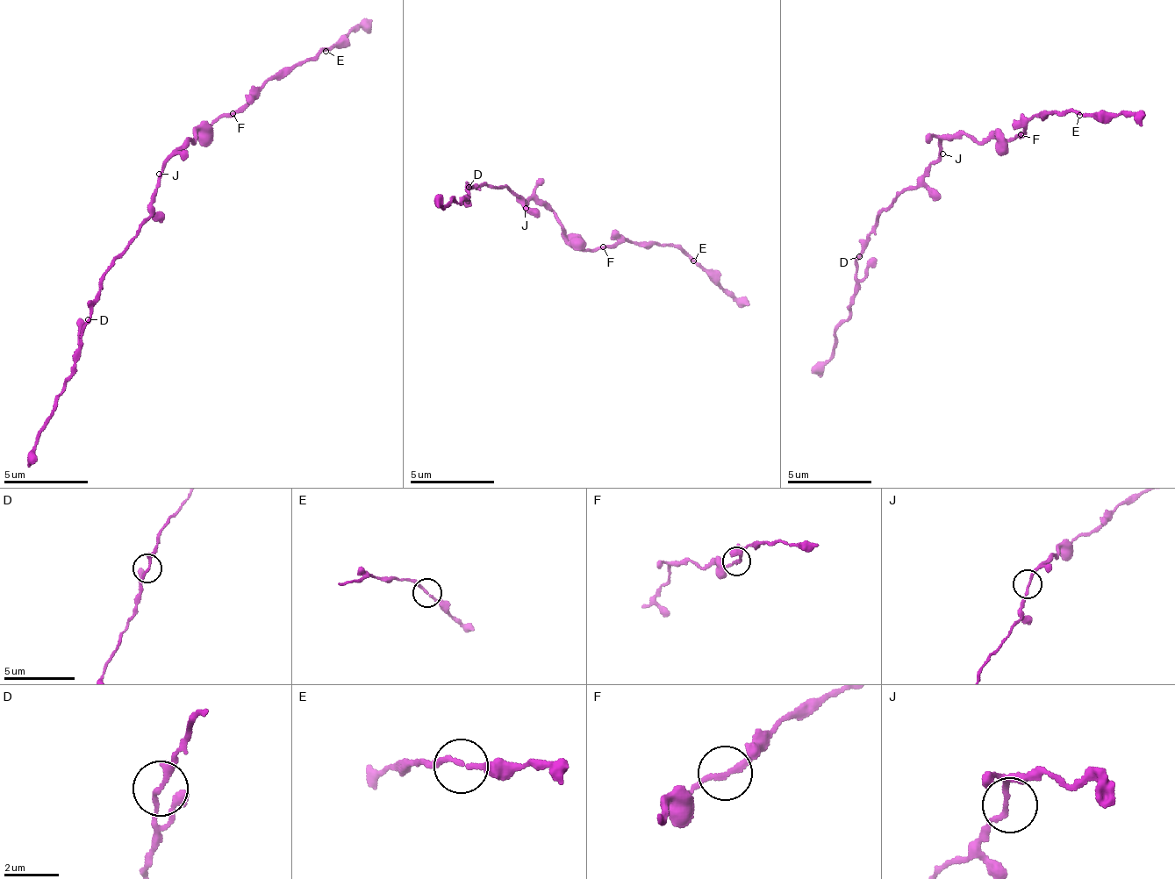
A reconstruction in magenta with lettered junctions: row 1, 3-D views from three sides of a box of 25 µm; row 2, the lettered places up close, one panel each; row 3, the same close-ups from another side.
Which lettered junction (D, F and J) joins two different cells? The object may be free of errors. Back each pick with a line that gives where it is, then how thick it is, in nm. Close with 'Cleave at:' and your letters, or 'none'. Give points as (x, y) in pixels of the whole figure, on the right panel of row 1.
Cleave at: none

